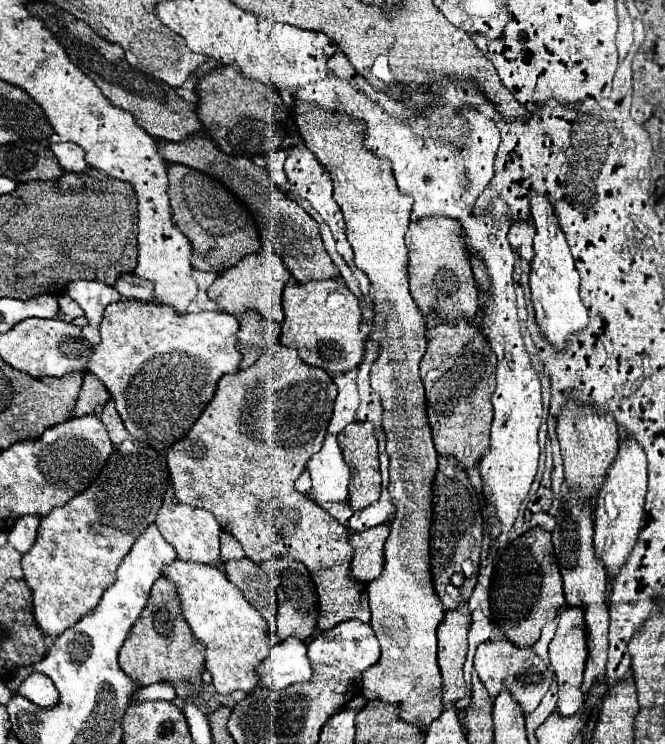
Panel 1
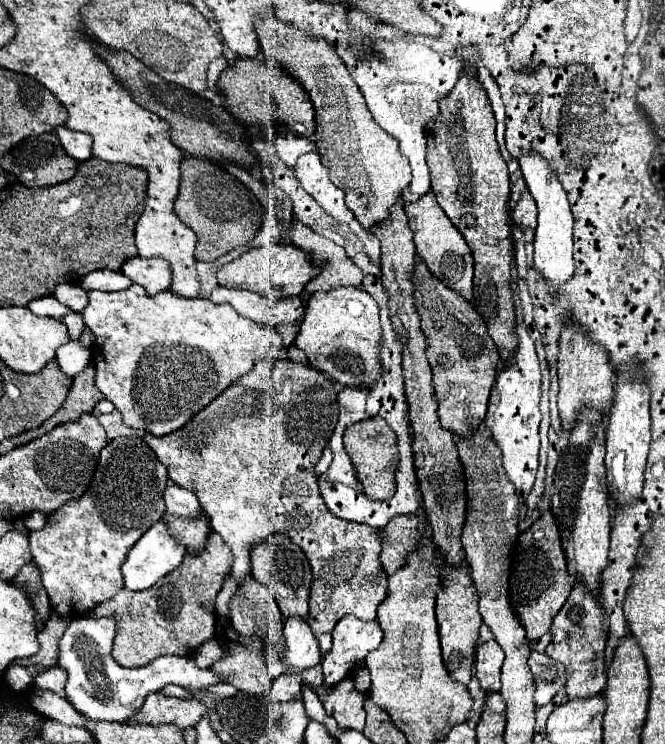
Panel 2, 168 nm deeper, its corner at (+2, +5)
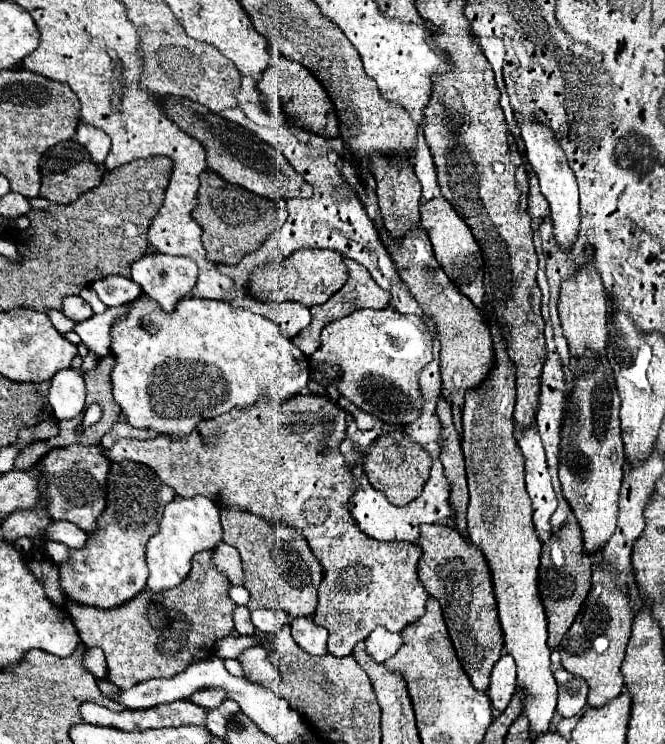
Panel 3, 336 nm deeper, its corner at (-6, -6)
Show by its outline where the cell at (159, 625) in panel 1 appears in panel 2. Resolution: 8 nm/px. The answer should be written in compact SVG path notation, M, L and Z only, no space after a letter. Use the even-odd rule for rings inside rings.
M212 531L208 545L204 545L204 553L186 551L184 563L176 571L166 575L162 581L158 581L154 587L146 591L122 589L112 599L105 601L107 603L101 603L92 609L92 613L86 613L86 617L114 617L116 619L118 629L114 637L112 657L122 667L144 667L160 655L190 655L190 651L194 655L196 649L204 641L210 641L216 635L216 615L214 615L214 609L208 609L208 607L214 607L214 599L220 593L224 585L224 577L230 573L230 569L232 569L232 553L224 545L220 535Z

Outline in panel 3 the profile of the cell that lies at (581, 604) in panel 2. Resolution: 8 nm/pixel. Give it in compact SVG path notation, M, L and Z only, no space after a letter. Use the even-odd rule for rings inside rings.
M602 566L594 574L592 588L574 620L570 630L564 634L558 652L560 652L560 662L568 672L574 672L588 680L588 706L600 708L612 698L616 698L622 688L624 680L620 676L620 664L624 660L624 650L630 638L630 628L632 628L632 612L630 612L630 598L628 594L616 590L608 566ZM604 634L610 640L610 648L604 654L596 654L592 648L592 640L596 636Z

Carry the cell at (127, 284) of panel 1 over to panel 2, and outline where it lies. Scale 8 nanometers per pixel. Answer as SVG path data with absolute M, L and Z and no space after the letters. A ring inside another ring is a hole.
M132 257L122 265L122 273L130 277L134 283L142 285L148 295L166 291L170 289L172 283L170 265L162 257L152 257L152 259Z

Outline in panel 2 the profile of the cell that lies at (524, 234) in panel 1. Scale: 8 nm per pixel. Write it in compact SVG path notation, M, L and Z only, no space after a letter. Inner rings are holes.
M528 189L520 193L520 199L512 211L512 221L520 229L536 229L536 203L532 201L532 195Z

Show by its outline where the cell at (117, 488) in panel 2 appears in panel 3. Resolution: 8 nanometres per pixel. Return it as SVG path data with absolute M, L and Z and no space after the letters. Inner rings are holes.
M122 460L110 466L106 508L100 514L96 528L88 532L84 548L70 548L68 560L58 564L60 586L66 598L76 604L94 608L116 608L132 600L148 580L146 544L156 534L162 522L162 512L172 502L176 492L164 484L158 474L134 460Z

